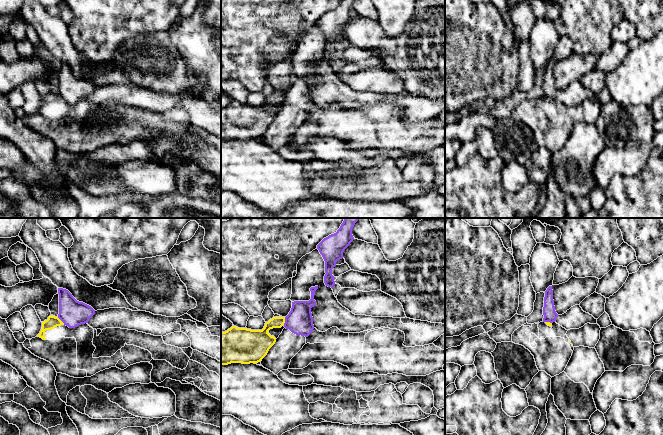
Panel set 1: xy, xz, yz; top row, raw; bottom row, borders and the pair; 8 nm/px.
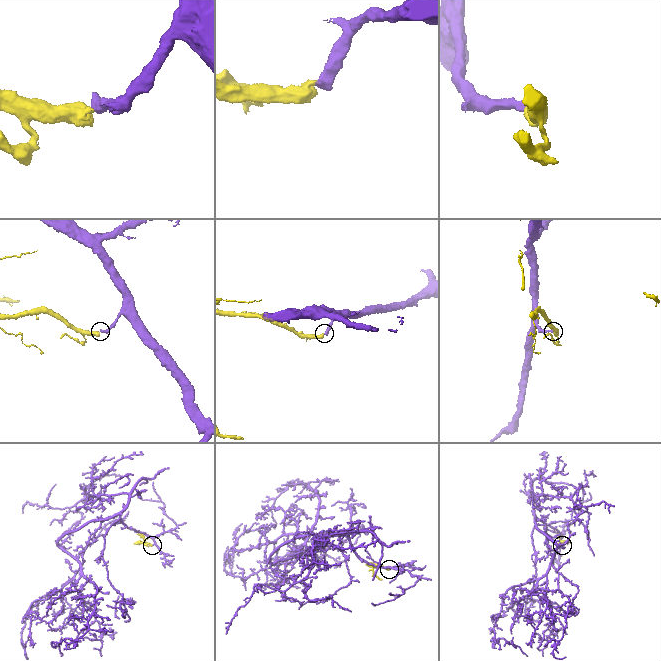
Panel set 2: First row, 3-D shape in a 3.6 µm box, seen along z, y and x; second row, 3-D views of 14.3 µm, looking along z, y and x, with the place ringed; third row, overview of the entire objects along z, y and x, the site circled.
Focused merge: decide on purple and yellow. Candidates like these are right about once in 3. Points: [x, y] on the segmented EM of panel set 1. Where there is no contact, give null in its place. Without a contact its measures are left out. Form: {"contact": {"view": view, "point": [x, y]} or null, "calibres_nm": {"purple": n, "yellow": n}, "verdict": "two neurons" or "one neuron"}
{"contact": {"view": "xz", "point": [285, 321]}, "calibres_nm": {"purple": 220, "yellow": 180}, "verdict": "two neurons"}

